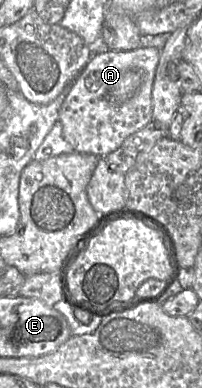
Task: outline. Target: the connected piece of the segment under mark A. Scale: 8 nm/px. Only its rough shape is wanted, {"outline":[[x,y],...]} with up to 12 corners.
{"outline":[[161,50],[92,56],[59,110],[106,157],[152,121]]}

